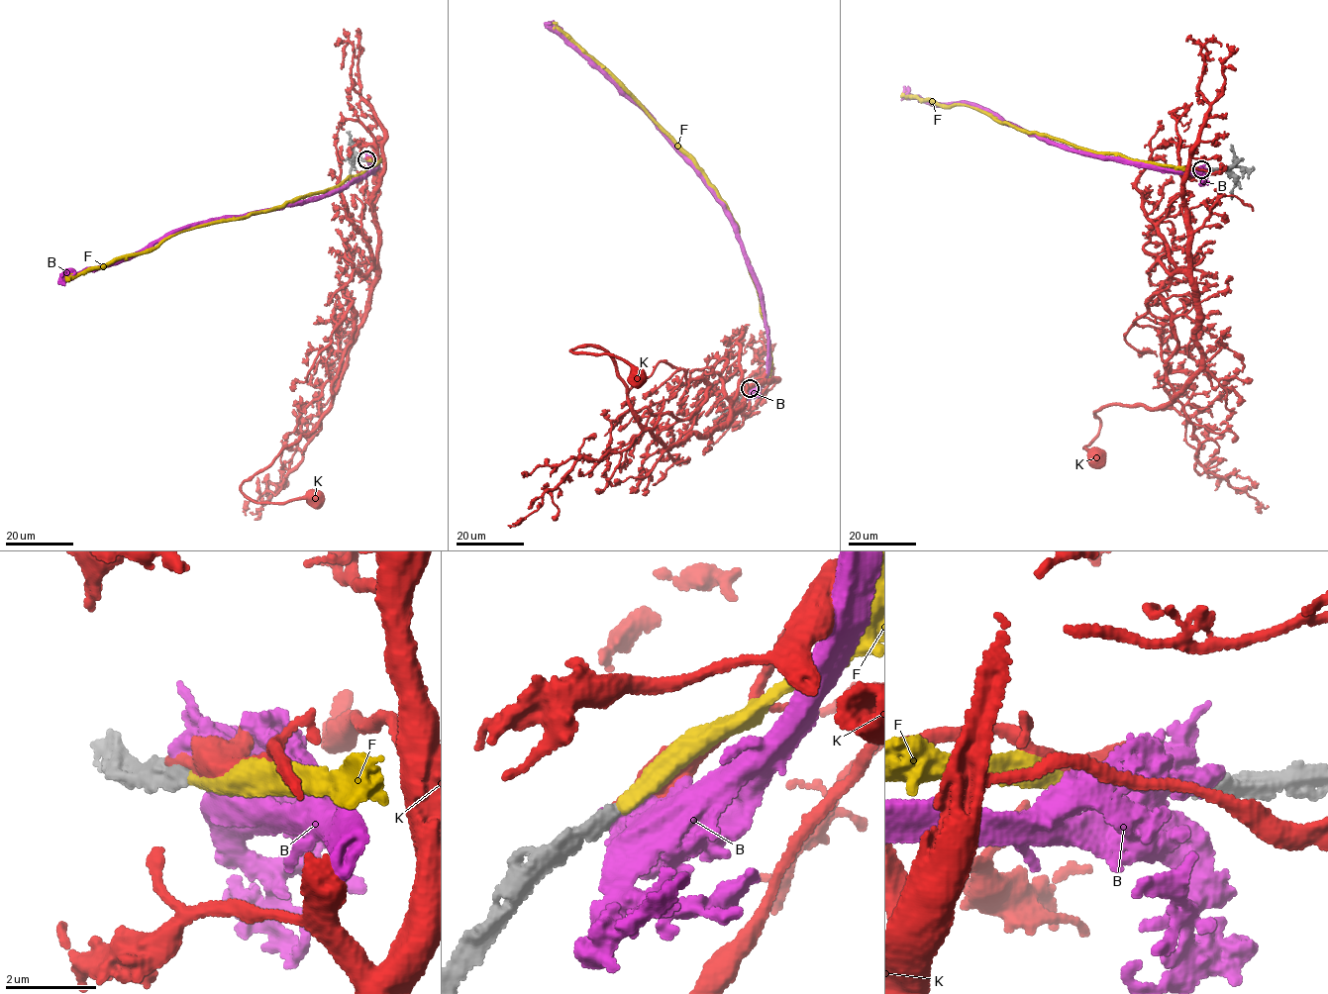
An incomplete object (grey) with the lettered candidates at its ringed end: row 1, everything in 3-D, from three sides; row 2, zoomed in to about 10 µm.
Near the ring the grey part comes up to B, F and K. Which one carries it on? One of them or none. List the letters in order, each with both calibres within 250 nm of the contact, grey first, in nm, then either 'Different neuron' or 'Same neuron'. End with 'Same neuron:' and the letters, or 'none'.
B: Thickness 440 nm (grey) against 440 nm. Different neuron
F: Thickness 420 nm (grey) against 340 nm. Same neuron
K: Thickness 480 nm (grey) against 280 nm. Different neuron
Same neuron: F

